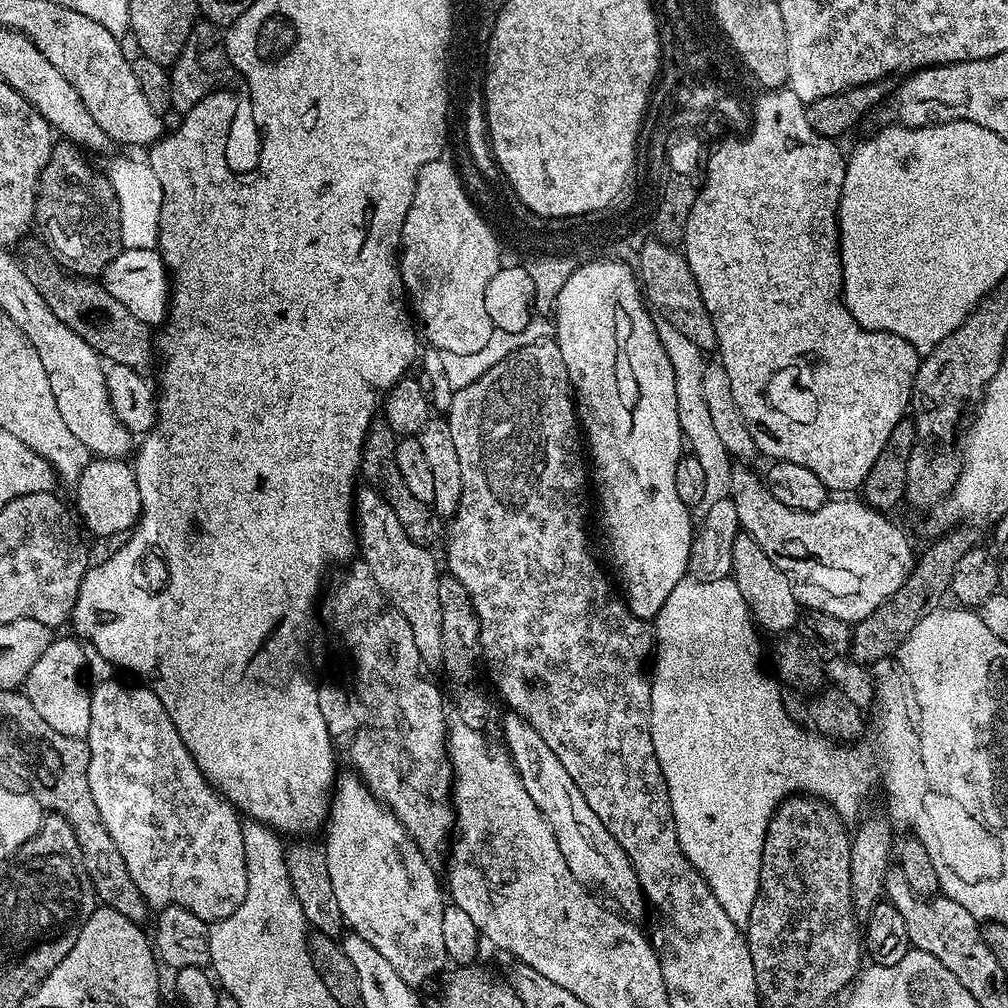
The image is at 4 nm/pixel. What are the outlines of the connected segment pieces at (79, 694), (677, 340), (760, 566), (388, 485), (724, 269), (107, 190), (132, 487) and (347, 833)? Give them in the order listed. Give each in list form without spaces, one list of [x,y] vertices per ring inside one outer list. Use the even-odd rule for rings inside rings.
[[[53,639],[46,650],[34,662],[30,674],[24,679],[22,691],[28,697],[30,706],[38,710],[38,714],[49,726],[54,726],[58,734],[63,736],[87,737],[90,730],[90,692],[80,681],[81,674],[85,671],[83,648],[84,644],[79,639],[72,640]]]
[[[660,318],[656,320],[656,333],[666,348],[670,358],[670,366],[674,366],[674,394],[678,394],[678,422],[683,439],[690,447],[691,455],[698,458],[702,465],[702,478],[704,479],[703,499],[708,504],[713,504],[725,499],[729,495],[732,483],[732,470],[734,461],[728,455],[726,446],[722,446],[716,429],[710,418],[710,409],[706,407],[706,398],[702,394],[702,374],[706,363],[705,353],[697,346],[693,337],[681,334],[674,330],[670,322]]]
[[[746,534],[734,538],[731,579],[736,581],[738,590],[748,607],[748,612],[761,633],[787,634],[797,627],[798,605],[791,578],[785,572],[779,572],[774,562],[770,562],[766,554],[757,549],[754,538]]]
[[[374,422],[368,427],[366,442],[362,450],[362,462],[360,463],[360,476],[363,477],[371,487],[383,496],[384,500],[398,514],[398,522],[402,522],[402,530],[410,534],[414,542],[425,546],[432,546],[436,539],[442,536],[442,520],[437,516],[432,505],[414,498],[414,493],[408,489],[402,474],[398,471],[396,461],[396,431],[387,422]]]
[[[788,87],[780,92],[780,96],[764,96],[764,100],[760,100],[756,136],[751,136],[750,143],[727,144],[724,152],[720,151],[709,158],[704,184],[688,215],[682,251],[694,274],[694,282],[698,282],[702,302],[706,302],[706,310],[714,322],[716,348],[720,352],[718,363],[730,378],[734,402],[738,402],[738,410],[742,410],[742,418],[746,418],[757,453],[764,455],[765,452],[772,456],[768,458],[773,461],[798,462],[798,466],[806,466],[806,470],[818,474],[818,478],[833,493],[852,494],[855,493],[852,492],[855,488],[856,491],[863,489],[864,480],[870,474],[870,466],[874,466],[874,458],[882,454],[882,446],[886,446],[886,438],[890,438],[894,426],[905,419],[912,402],[912,387],[922,356],[914,346],[910,346],[910,342],[906,342],[906,338],[889,332],[871,332],[858,326],[844,304],[838,206],[848,166],[845,153],[840,153],[840,144],[835,139],[818,134],[806,120],[806,112],[806,106],[798,94],[791,92]]]
[[[71,142],[55,145],[36,184],[35,223],[45,232],[46,243],[61,261],[67,262],[69,272],[78,276],[96,278],[103,273],[104,267],[124,248],[122,223],[119,221],[119,204],[114,186],[103,171],[96,169],[84,157],[85,153]]]
[[[91,459],[75,483],[76,504],[81,523],[96,536],[106,538],[127,533],[135,527],[141,514],[141,494],[135,469],[125,460]]]
[[[341,775],[334,785],[334,791],[330,797],[330,815],[326,821],[328,837],[322,840],[326,866],[330,870],[330,882],[334,886],[334,898],[338,898],[338,910],[342,910],[342,918],[345,925],[355,935],[366,938],[366,942],[370,942],[370,946],[374,946],[374,950],[380,951],[386,958],[386,962],[390,962],[390,966],[394,966],[394,970],[398,970],[398,975],[402,977],[402,982],[413,986],[421,986],[420,984],[434,979],[436,975],[439,977],[445,971],[444,964],[447,965],[449,963],[449,958],[446,954],[446,942],[442,939],[442,914],[446,907],[446,896],[442,891],[442,880],[441,877],[440,880],[436,877],[435,870],[428,865],[429,857],[420,851],[420,847],[409,836],[408,831],[400,825],[396,815],[385,807],[381,801],[376,799],[376,795],[366,787],[359,775],[351,775]]]

